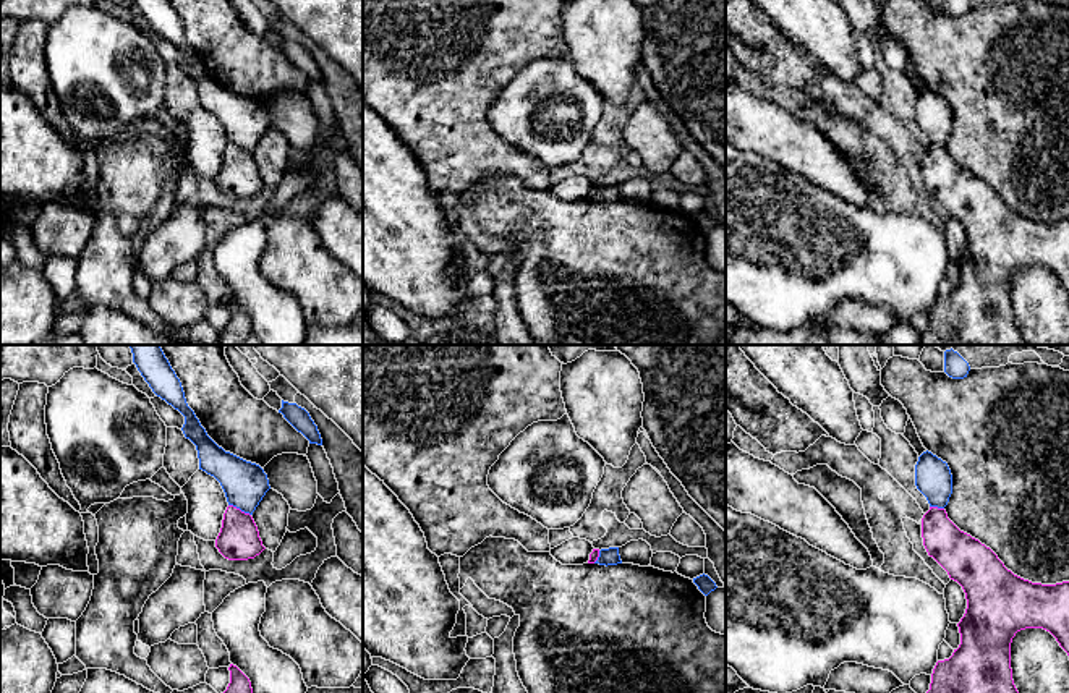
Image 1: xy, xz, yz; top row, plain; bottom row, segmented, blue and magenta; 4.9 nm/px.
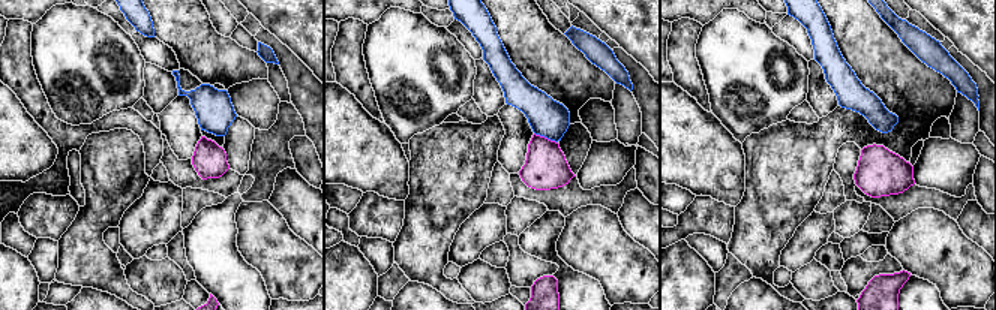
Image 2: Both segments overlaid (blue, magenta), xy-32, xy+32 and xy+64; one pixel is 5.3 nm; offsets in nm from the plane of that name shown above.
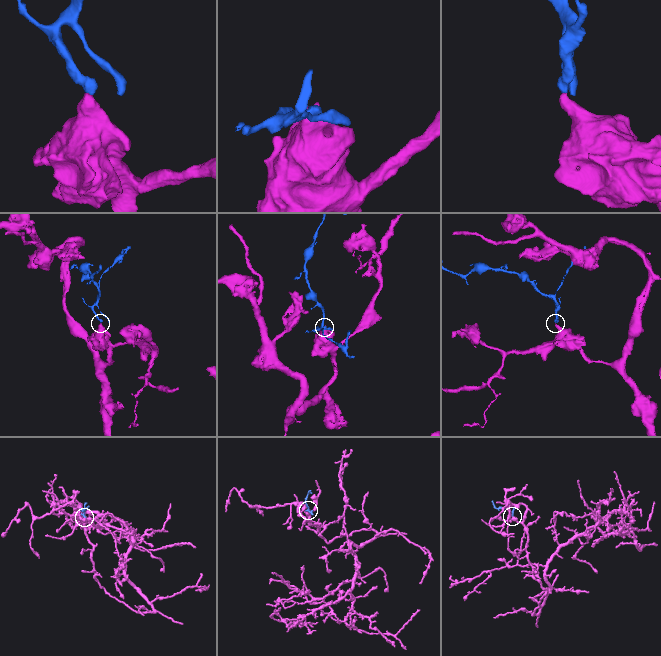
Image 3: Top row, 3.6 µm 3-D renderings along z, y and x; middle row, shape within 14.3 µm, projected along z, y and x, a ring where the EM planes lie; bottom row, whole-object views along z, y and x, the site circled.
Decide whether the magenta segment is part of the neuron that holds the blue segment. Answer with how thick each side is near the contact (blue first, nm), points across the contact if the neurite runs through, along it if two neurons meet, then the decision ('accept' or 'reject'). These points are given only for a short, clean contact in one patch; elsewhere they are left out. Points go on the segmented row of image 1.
220/200 nm | along xy (229, 504), (250, 515) | reject

